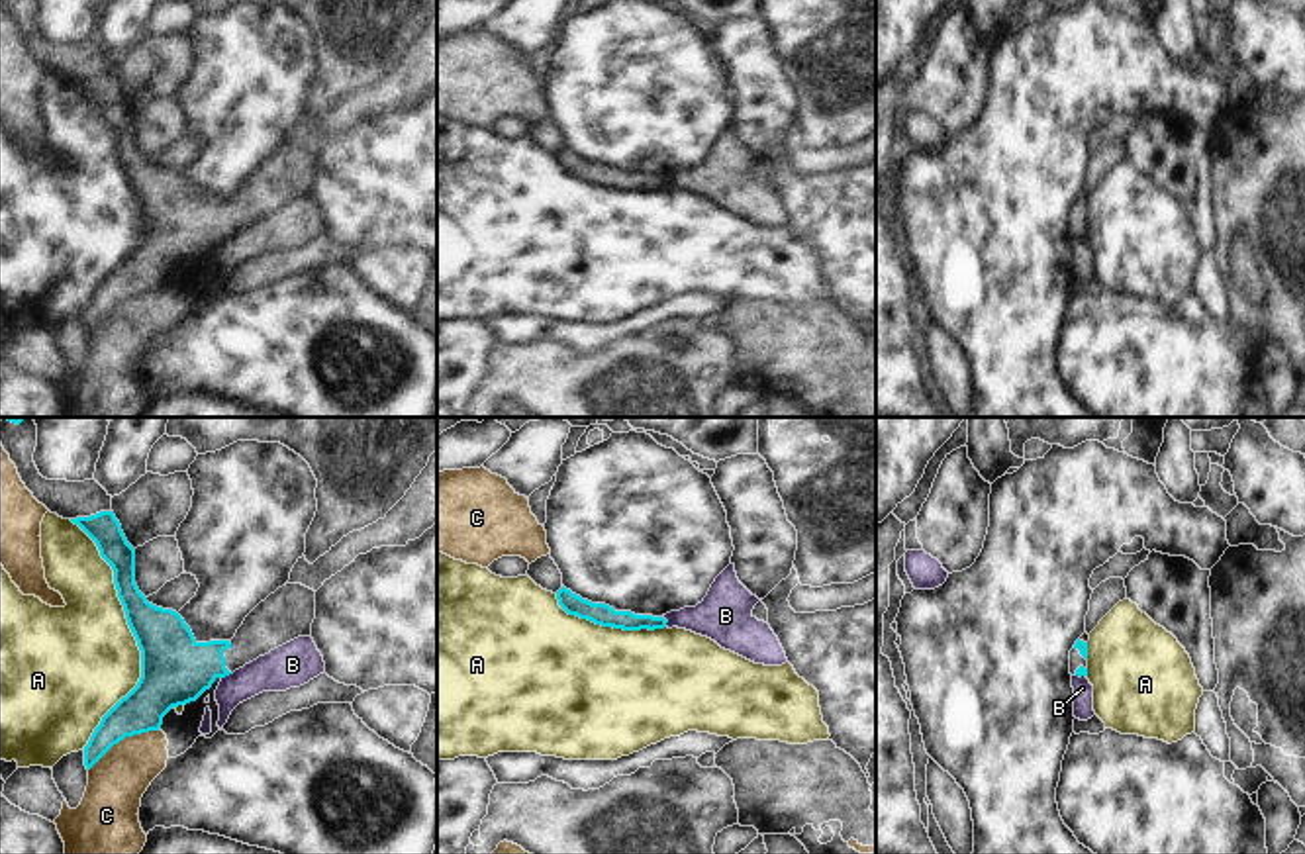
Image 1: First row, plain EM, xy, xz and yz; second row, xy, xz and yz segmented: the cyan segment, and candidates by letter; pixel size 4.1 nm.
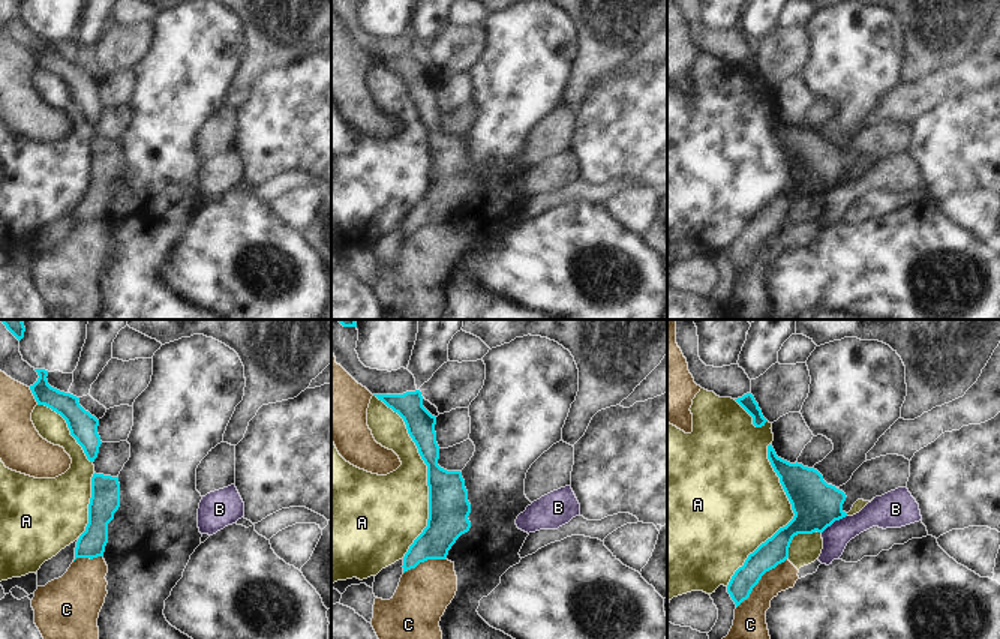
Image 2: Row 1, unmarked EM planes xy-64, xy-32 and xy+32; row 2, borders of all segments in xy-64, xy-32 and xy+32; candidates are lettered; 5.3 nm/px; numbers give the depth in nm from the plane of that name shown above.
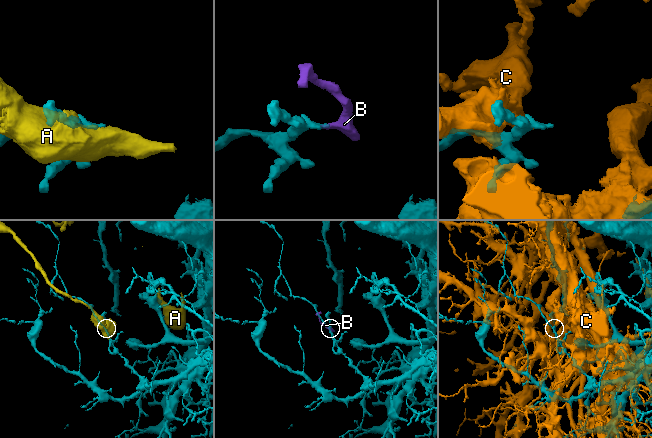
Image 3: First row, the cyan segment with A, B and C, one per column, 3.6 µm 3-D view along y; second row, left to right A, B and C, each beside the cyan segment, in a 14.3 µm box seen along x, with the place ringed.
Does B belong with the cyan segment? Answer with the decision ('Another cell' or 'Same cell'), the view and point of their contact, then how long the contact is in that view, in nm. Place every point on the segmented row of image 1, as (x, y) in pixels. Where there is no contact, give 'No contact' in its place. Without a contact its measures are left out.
Another cell. Touches cyan at xz (667, 621). Shared border 50 nm

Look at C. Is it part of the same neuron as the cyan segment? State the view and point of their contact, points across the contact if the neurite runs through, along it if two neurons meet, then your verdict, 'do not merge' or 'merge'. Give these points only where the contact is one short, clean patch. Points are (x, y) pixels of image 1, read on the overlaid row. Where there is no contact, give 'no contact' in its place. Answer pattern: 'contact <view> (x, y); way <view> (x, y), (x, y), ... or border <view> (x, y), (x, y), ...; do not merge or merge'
contact xy (124, 737); do not merge

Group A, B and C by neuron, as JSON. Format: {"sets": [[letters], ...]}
{"sets": [["A"], ["B"], ["C"]]}

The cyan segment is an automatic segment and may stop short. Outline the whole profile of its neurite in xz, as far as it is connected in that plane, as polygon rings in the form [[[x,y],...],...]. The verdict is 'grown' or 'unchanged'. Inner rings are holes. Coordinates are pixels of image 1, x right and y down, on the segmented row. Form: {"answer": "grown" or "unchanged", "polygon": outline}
{"answer": "unchanged", "polygon": [[[564,586],[556,592],[556,599],[558,599],[558,605],[568,615],[588,619],[602,627],[613,627],[623,631],[641,631],[641,629],[654,631],[654,629],[664,629],[668,623],[664,617],[635,615],[631,611],[615,611],[613,607],[605,603],[592,603],[572,593]]]}

